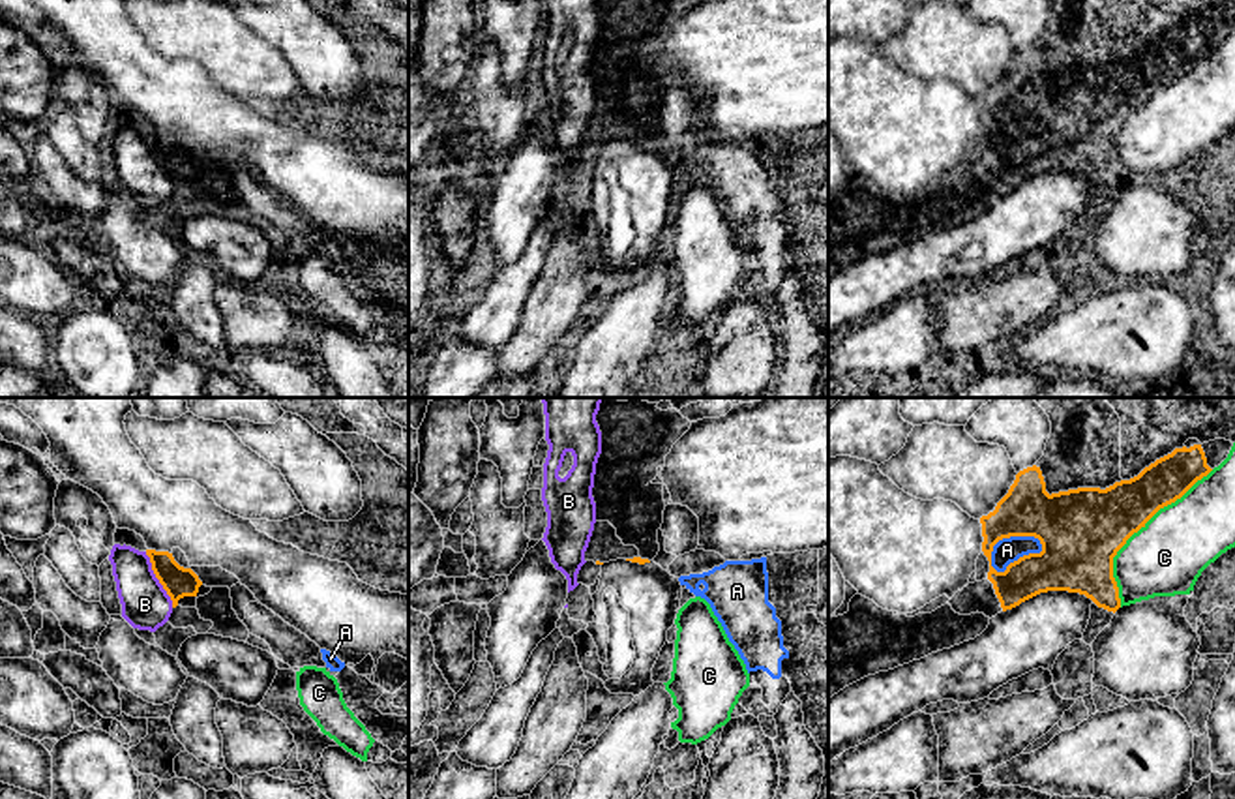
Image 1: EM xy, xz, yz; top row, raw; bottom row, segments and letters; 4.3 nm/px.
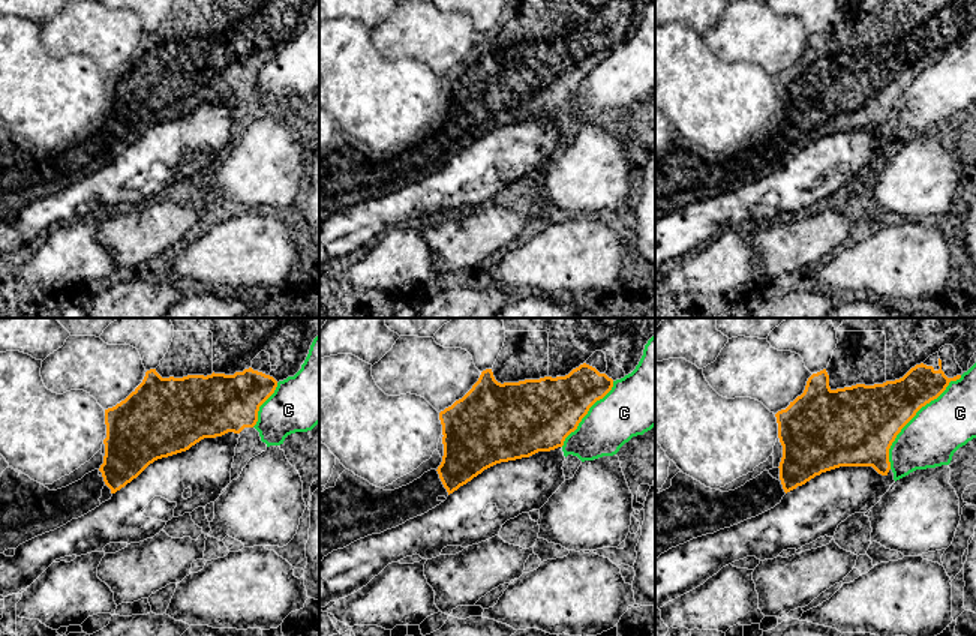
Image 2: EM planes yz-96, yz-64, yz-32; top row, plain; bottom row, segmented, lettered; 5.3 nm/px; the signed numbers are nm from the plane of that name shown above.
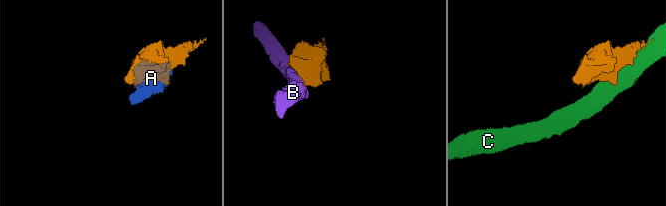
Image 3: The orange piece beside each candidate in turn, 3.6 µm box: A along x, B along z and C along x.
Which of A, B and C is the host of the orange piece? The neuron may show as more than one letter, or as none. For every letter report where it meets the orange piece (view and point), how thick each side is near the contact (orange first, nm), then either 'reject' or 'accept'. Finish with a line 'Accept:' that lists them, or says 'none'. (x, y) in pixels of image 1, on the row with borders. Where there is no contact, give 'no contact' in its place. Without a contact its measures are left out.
A: yz (1020, 557) | 300/110 nm | reject
B: xy (158, 578) | 140/200 nm | reject
C: yz (1136, 531) | 360/320 nm | reject
Accept: none

